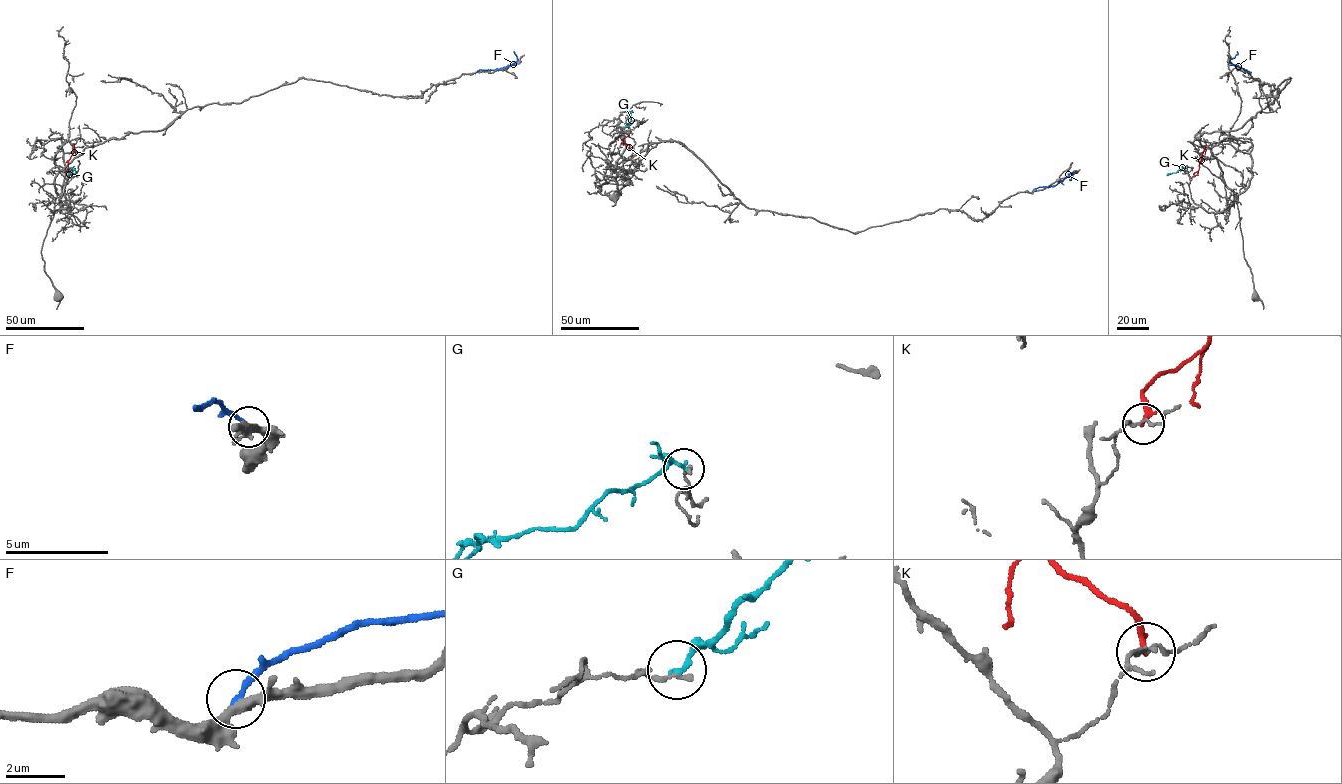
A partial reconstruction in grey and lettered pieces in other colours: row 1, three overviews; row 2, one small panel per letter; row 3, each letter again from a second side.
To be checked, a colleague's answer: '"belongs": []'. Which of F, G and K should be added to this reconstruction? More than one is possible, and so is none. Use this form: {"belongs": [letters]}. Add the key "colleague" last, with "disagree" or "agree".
{"belongs": [], "colleague": "agree"}

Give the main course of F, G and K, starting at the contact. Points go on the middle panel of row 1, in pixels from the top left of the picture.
F: (1032, 191), (1055, 186), (1073, 173), (1069, 180)
G: (625, 126), (631, 115), (624, 109)
K: (628, 136), (623, 141), (629, 148)

